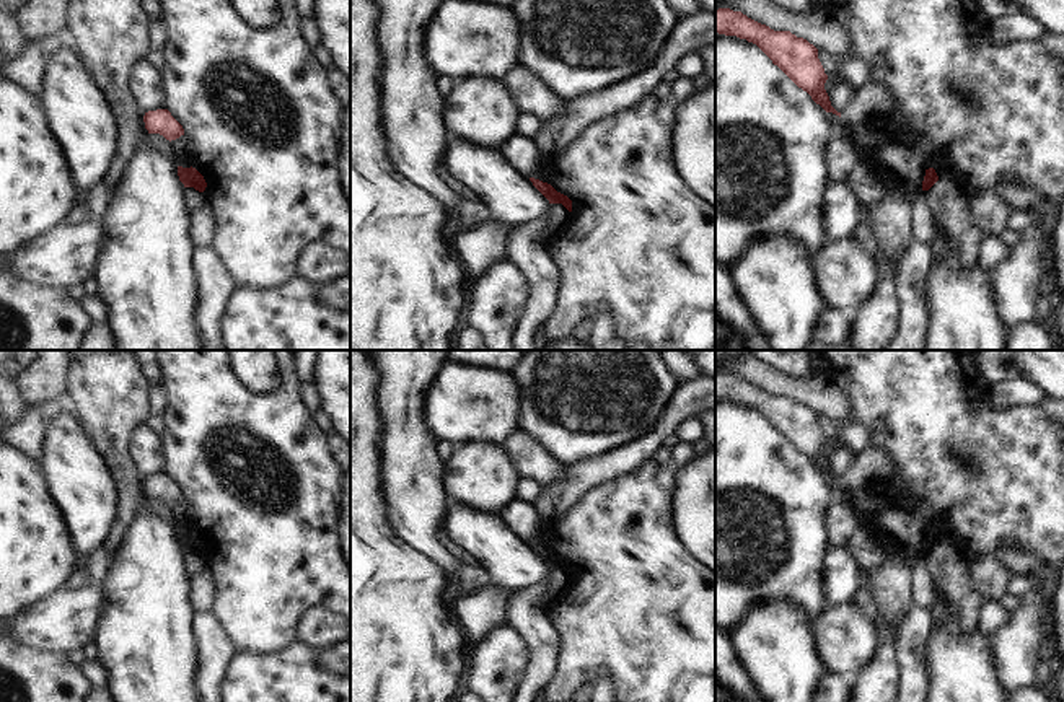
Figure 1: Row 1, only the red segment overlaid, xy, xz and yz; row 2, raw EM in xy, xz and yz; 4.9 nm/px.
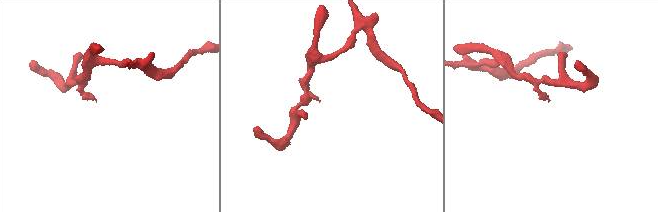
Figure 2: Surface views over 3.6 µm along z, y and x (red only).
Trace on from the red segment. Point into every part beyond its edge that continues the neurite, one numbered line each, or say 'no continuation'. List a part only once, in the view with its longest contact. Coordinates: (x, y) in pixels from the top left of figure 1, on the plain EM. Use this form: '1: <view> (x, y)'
no continuation

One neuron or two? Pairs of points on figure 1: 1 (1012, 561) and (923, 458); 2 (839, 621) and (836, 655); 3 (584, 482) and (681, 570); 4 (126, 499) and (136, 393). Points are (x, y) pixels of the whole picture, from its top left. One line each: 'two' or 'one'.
1: two
2: one
3: two
4: one

